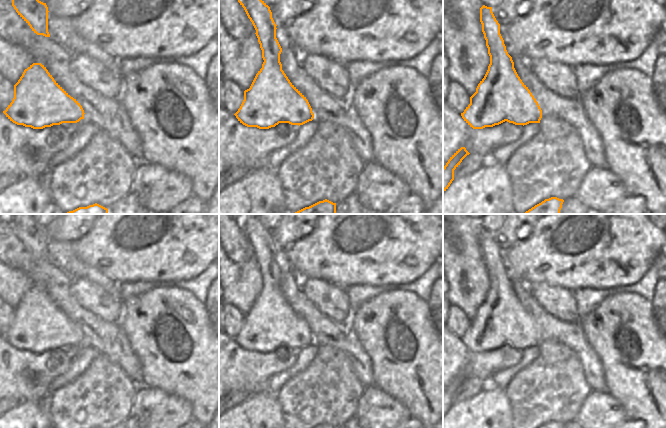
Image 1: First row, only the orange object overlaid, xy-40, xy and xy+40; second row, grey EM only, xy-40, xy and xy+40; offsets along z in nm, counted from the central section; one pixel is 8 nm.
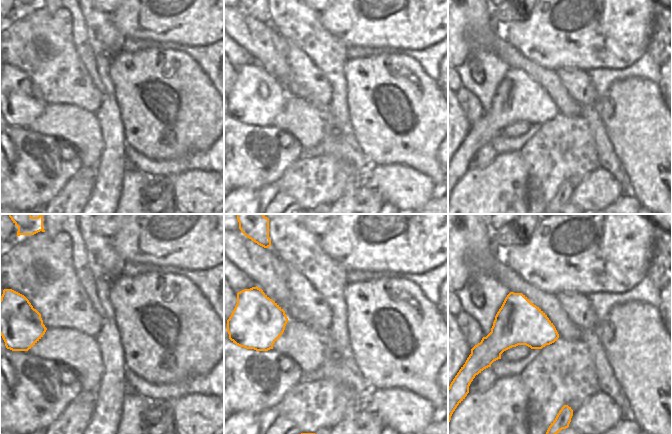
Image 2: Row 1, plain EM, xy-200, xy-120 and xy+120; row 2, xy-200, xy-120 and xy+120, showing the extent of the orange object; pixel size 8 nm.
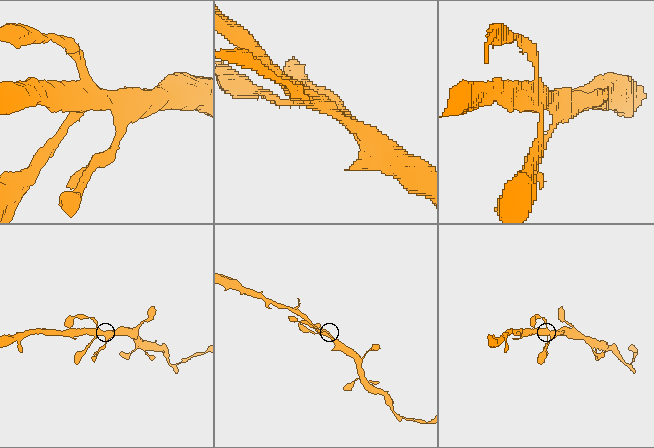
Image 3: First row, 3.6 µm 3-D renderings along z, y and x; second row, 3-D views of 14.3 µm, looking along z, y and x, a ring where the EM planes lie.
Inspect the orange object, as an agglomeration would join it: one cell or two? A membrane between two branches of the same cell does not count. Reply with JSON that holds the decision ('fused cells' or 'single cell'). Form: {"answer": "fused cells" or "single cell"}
{"answer": "single cell"}

